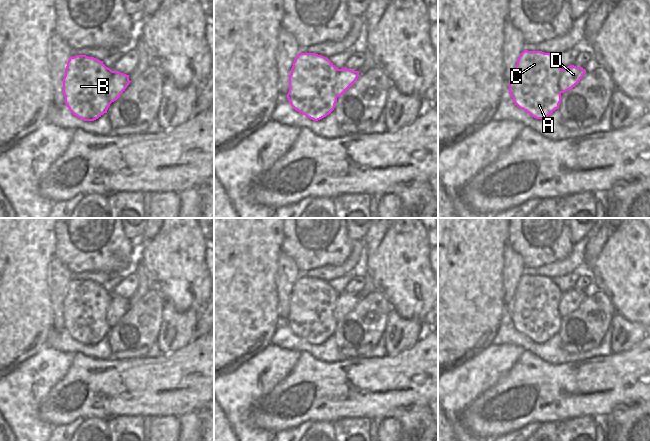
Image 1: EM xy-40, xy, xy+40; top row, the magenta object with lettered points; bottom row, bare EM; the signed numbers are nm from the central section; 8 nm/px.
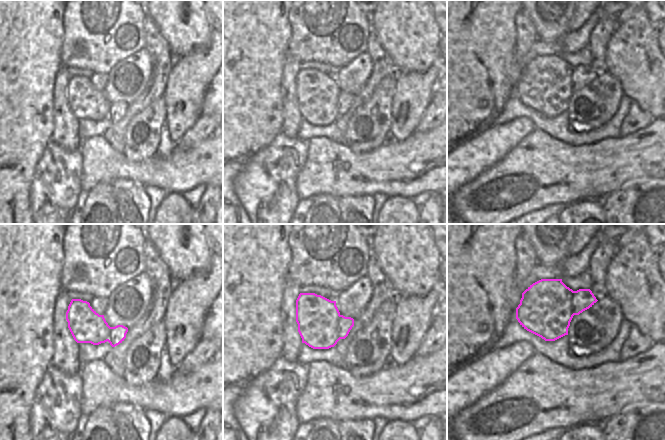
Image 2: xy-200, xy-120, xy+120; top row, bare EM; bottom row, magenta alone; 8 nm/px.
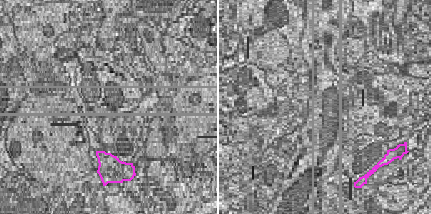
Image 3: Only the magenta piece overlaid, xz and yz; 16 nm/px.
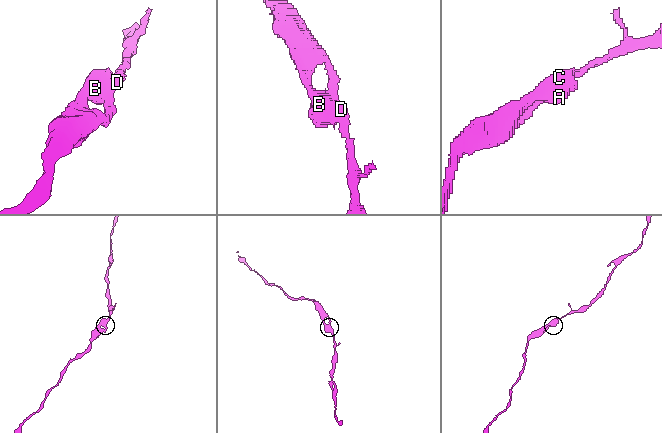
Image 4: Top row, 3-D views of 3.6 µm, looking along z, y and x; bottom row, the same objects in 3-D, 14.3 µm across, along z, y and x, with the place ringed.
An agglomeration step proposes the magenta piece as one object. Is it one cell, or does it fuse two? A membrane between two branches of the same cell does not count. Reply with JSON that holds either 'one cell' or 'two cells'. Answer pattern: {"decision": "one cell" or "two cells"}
{"decision": "one cell"}

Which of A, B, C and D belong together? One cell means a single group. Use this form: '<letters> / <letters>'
A B C D

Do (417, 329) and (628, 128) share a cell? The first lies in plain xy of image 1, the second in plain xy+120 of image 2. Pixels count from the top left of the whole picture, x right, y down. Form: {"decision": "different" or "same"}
{"decision": "same"}

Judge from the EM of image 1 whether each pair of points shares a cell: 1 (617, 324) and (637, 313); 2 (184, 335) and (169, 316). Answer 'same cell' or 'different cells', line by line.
1: different cells
2: same cell

